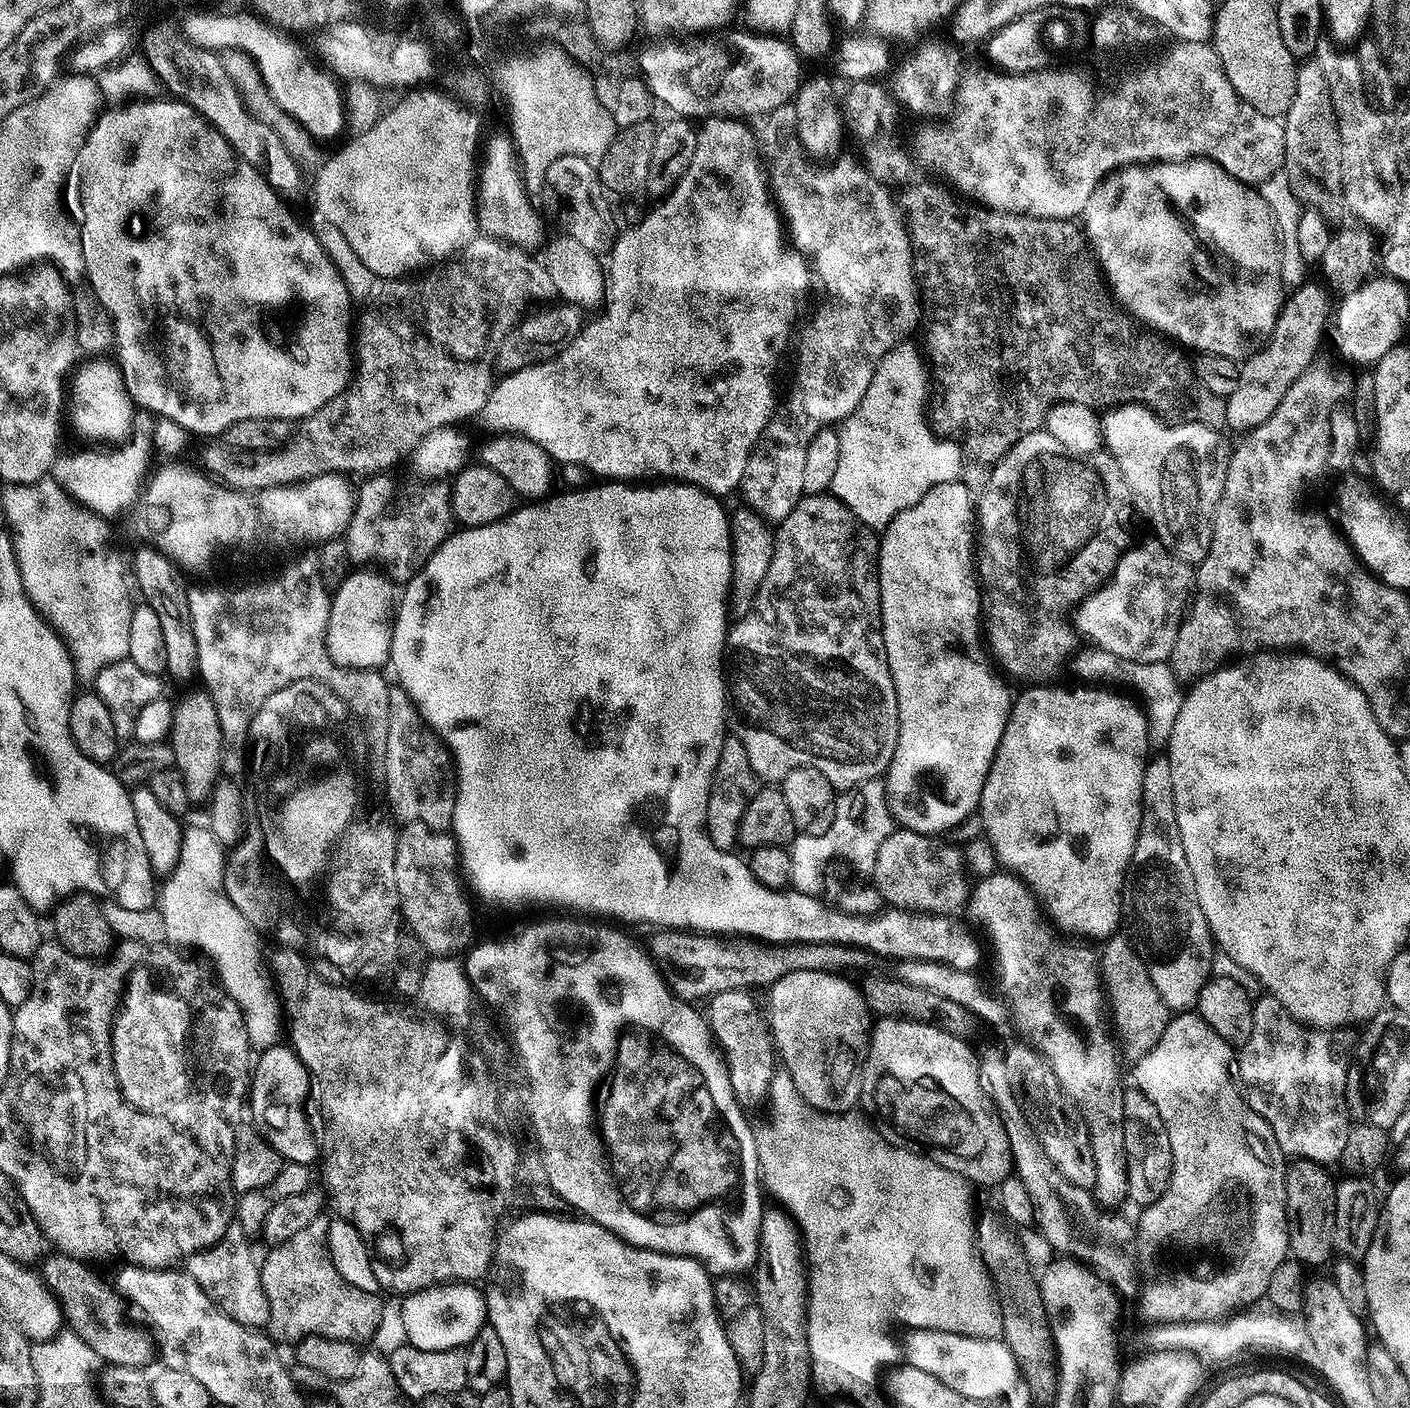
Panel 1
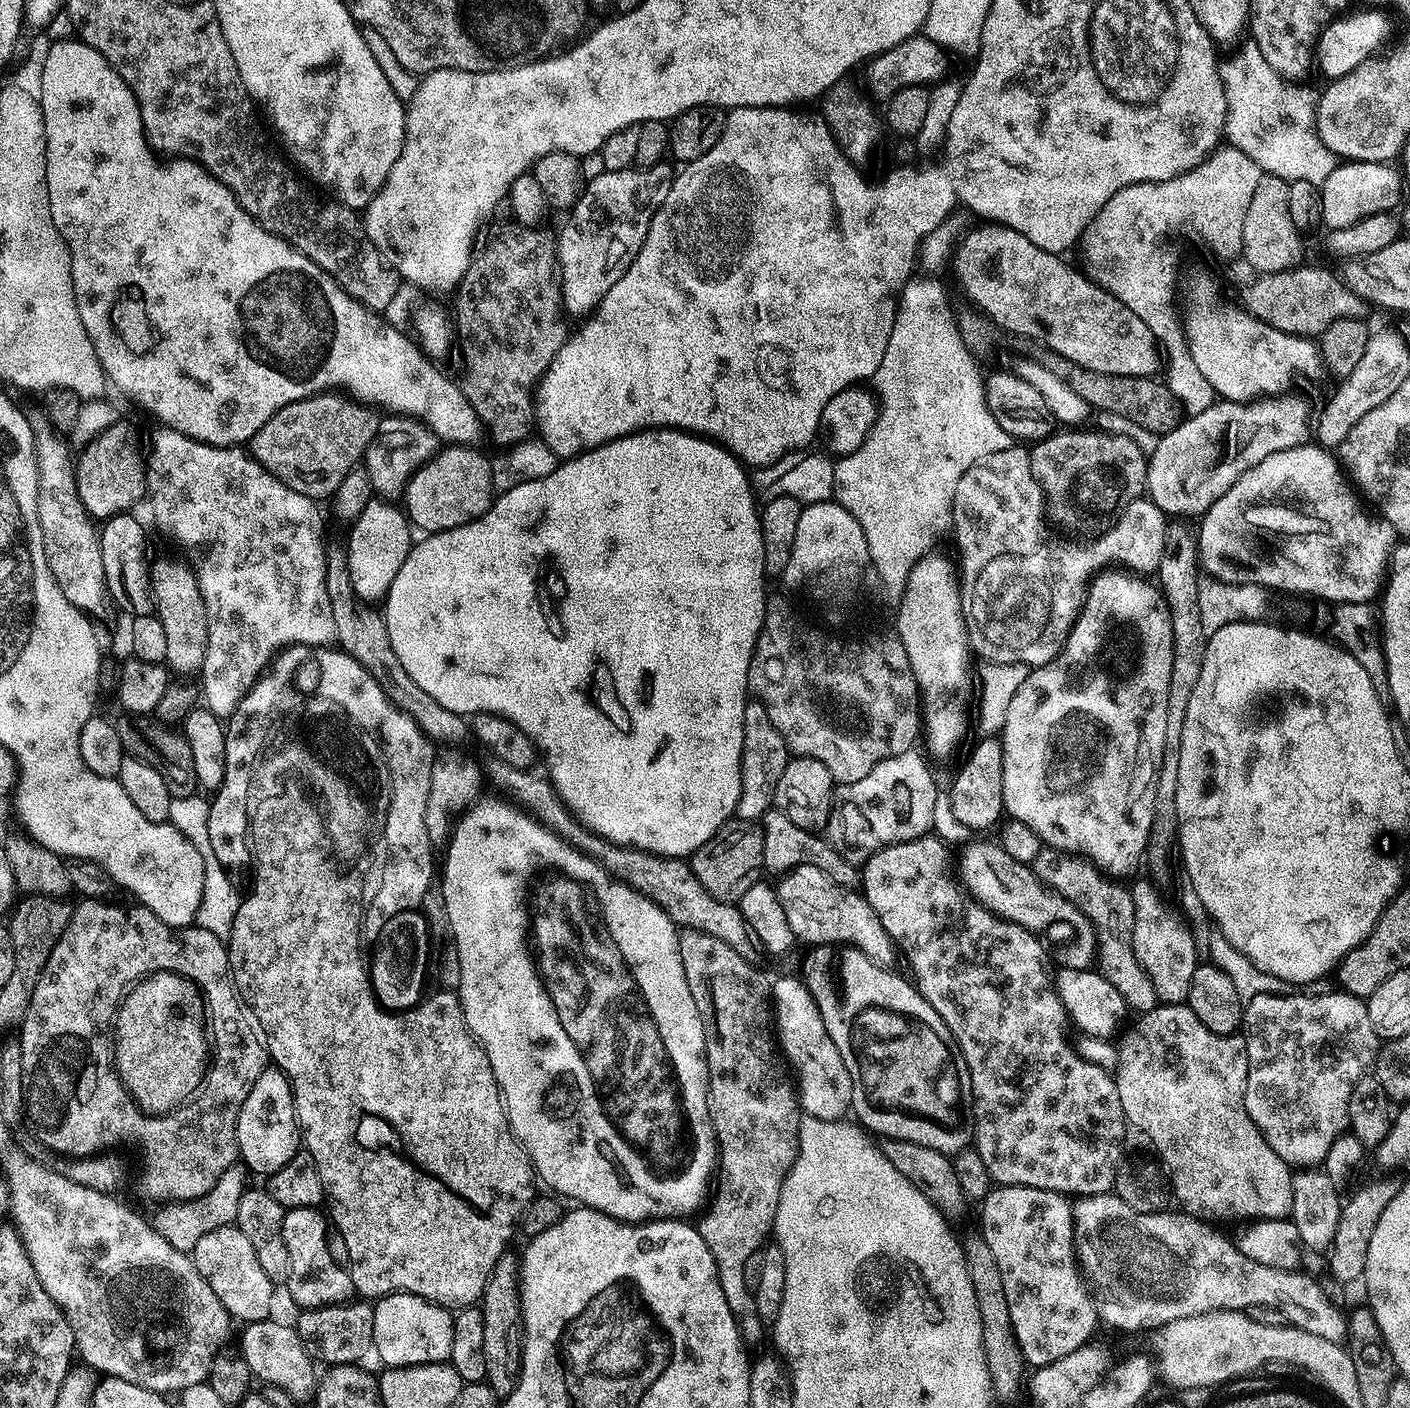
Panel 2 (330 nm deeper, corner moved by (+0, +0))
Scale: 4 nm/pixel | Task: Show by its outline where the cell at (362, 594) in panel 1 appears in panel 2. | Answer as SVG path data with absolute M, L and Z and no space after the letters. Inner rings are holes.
M373 498L362 510L362 514L358 514L358 518L351 521L349 527L352 529L348 532L346 551L350 566L350 582L354 582L354 592L358 594L358 598L369 602L380 602L387 597L390 586L394 582L394 578L398 578L398 570L402 570L402 562L406 562L414 543L414 529L407 515L397 505L396 509L392 504L395 503L384 498Z

